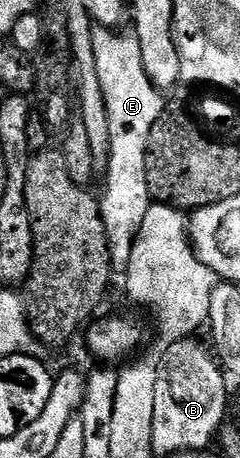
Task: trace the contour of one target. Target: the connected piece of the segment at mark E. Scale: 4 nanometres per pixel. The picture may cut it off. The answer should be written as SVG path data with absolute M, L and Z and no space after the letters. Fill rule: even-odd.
M110 28L95 29L94 46L96 72L99 73L108 131L111 132L110 158L104 171L106 191L100 194L100 205L104 228L108 232L110 265L115 275L122 276L128 268L128 260L132 260L132 244L140 232L140 224L144 224L144 216L152 204L146 175L146 149L152 124L156 124L164 109L164 94L152 84L148 72L144 72L137 37L118 33L122 32Z

